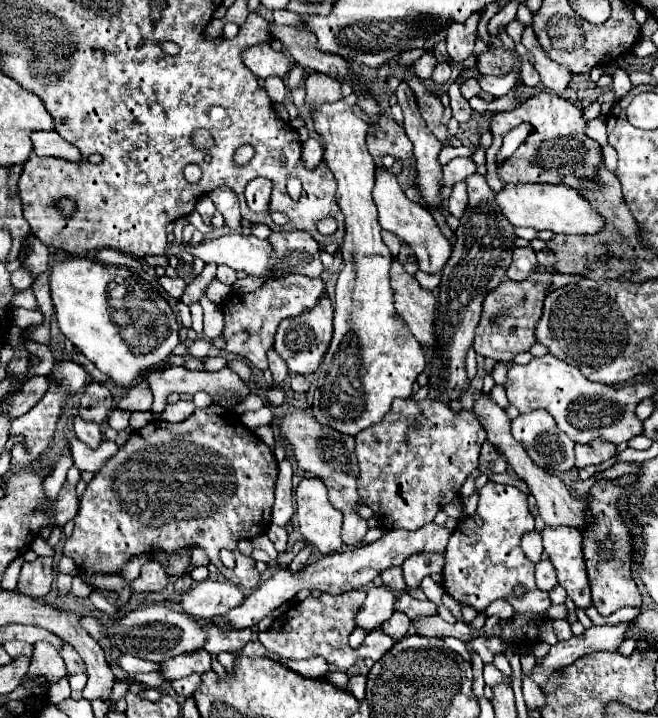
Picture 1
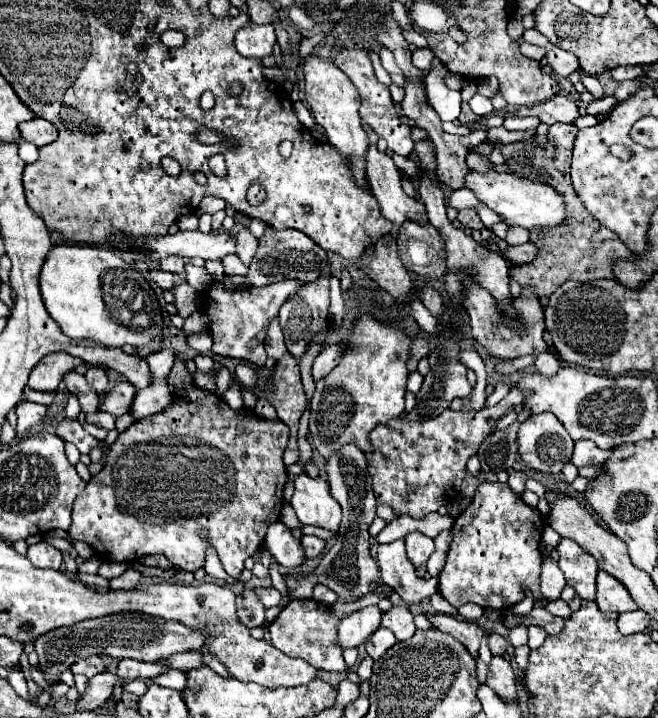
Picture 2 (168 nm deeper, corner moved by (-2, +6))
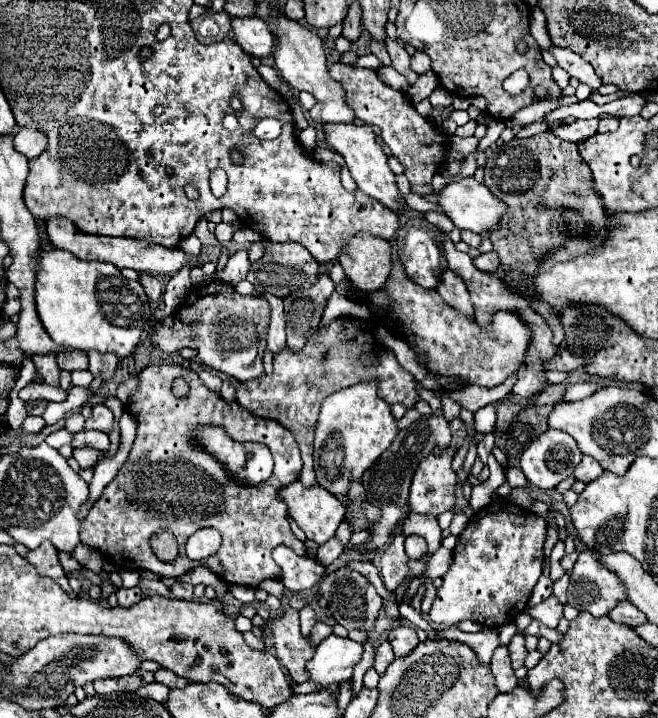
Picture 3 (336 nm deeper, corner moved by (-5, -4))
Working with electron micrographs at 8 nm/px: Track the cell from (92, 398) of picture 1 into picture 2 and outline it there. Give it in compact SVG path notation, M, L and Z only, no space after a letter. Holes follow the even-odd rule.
M89 366L85 378L99 392L99 396L103 396L107 392L107 372L103 366Z

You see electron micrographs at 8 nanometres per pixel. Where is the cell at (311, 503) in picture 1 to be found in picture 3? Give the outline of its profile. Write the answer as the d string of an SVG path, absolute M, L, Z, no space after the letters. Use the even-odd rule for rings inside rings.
M298 480L280 490L288 506L288 514L304 530L306 538L316 544L328 542L344 518L344 504L328 490L316 486L302 486Z

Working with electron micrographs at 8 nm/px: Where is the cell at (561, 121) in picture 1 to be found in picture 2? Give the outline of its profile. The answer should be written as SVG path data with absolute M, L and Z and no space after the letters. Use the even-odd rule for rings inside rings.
M561 94L545 100L543 104L535 104L535 106L529 106L529 108L521 108L519 112L515 112L515 116L537 116L541 118L541 122L545 124L555 124L555 122L575 122L579 118L579 112L577 112L577 104Z

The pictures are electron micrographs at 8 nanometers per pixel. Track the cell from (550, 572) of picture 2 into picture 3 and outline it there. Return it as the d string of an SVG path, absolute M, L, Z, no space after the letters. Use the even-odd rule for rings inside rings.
M548 596L544 602L540 602L538 606L530 606L526 612L532 618L544 622L546 626L556 628L558 626L558 620L562 618L562 604L558 602L556 596Z

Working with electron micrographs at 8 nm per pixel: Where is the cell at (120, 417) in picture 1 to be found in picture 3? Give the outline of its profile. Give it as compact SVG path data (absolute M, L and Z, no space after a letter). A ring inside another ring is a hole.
M80 430L76 434L76 440L72 442L74 448L82 448L84 444L90 444L92 448L98 448L106 452L110 448L110 436L106 432L96 432L96 430Z

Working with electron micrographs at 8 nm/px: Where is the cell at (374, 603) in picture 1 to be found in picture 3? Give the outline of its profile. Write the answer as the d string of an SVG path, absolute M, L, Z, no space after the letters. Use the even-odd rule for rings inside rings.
M328 636L316 648L314 658L308 662L308 672L318 686L340 684L352 678L352 668L360 662L364 646L342 636Z

